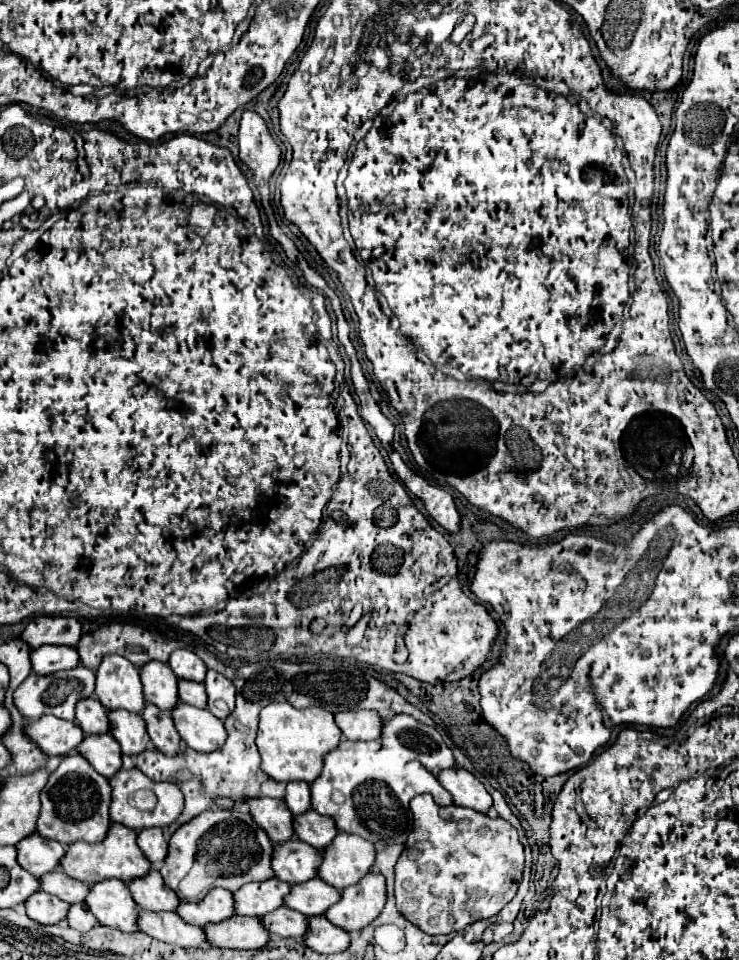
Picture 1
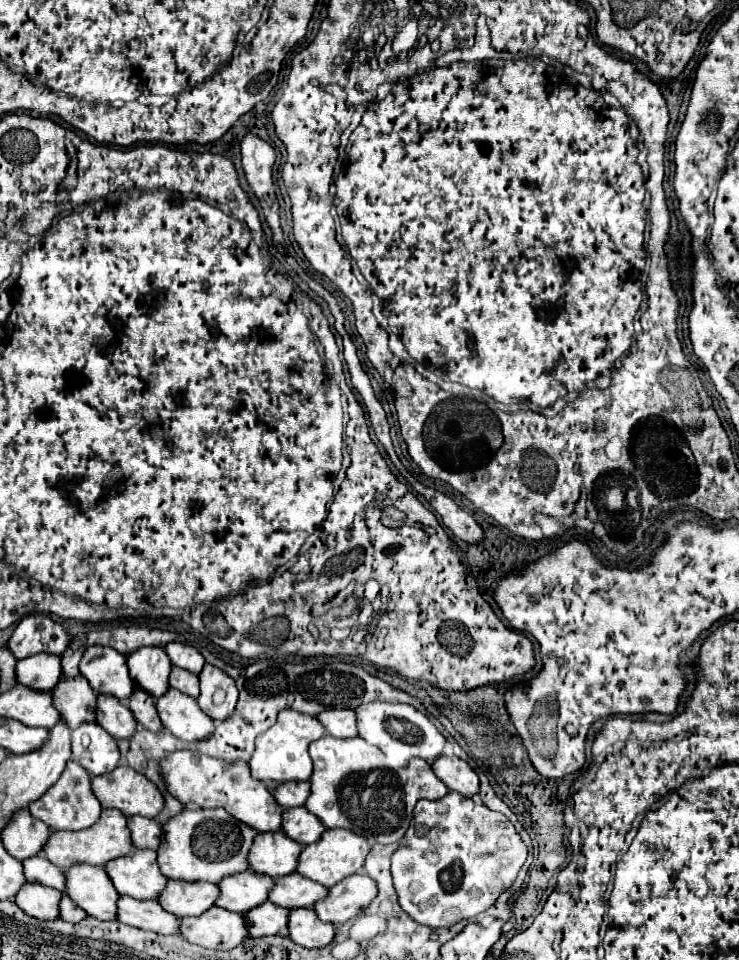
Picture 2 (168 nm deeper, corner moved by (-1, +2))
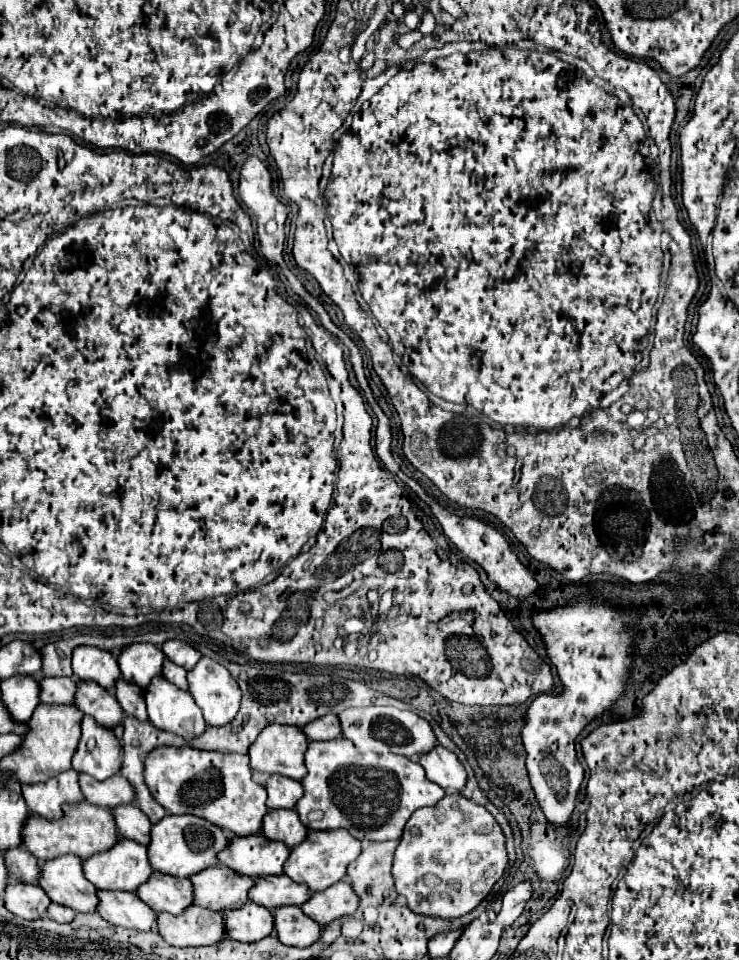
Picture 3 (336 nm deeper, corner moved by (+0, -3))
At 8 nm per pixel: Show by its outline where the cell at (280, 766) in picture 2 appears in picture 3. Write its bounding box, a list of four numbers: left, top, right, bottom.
[250,725,308,781]

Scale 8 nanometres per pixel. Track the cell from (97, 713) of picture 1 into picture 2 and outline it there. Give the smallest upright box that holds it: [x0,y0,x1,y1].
[51,676,97,730]

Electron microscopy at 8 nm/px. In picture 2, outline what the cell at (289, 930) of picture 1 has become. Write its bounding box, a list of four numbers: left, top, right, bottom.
[243,902,287,938]

